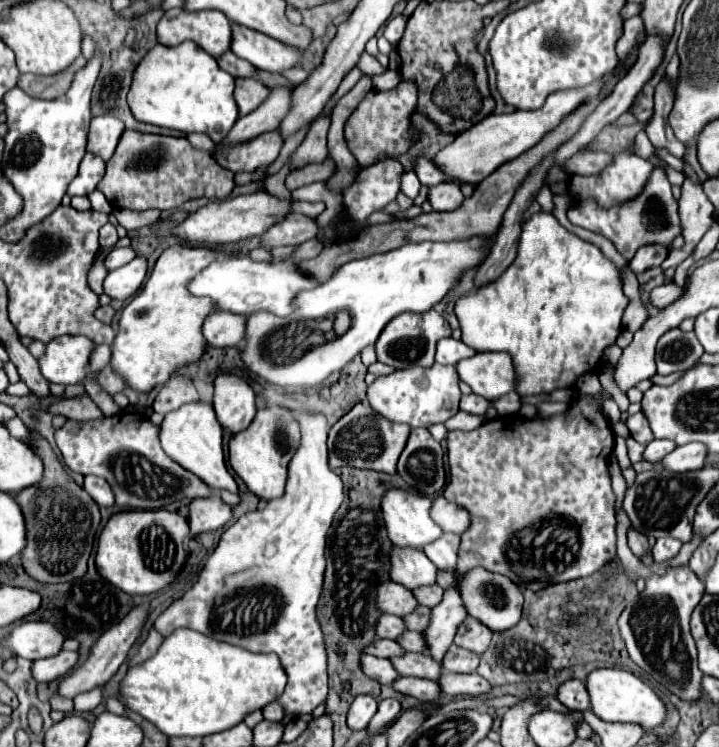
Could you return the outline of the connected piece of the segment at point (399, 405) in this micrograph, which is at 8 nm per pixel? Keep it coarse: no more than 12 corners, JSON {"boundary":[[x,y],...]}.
{"boundary":[[451,365],[403,369],[367,389],[371,409],[409,427],[459,411]]}

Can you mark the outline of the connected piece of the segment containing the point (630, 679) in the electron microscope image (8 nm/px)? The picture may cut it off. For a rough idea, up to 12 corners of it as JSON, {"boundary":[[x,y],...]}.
{"boundary":[[625,669],[587,677],[593,713],[643,731],[663,725],[667,707]]}

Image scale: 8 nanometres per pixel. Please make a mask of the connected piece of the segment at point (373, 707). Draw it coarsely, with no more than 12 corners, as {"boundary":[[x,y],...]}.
{"boundary":[[359,695],[347,713],[351,731],[367,727],[377,713],[377,701],[371,695]]}

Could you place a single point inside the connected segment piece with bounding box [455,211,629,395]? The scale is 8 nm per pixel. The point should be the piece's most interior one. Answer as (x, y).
(559, 304)

